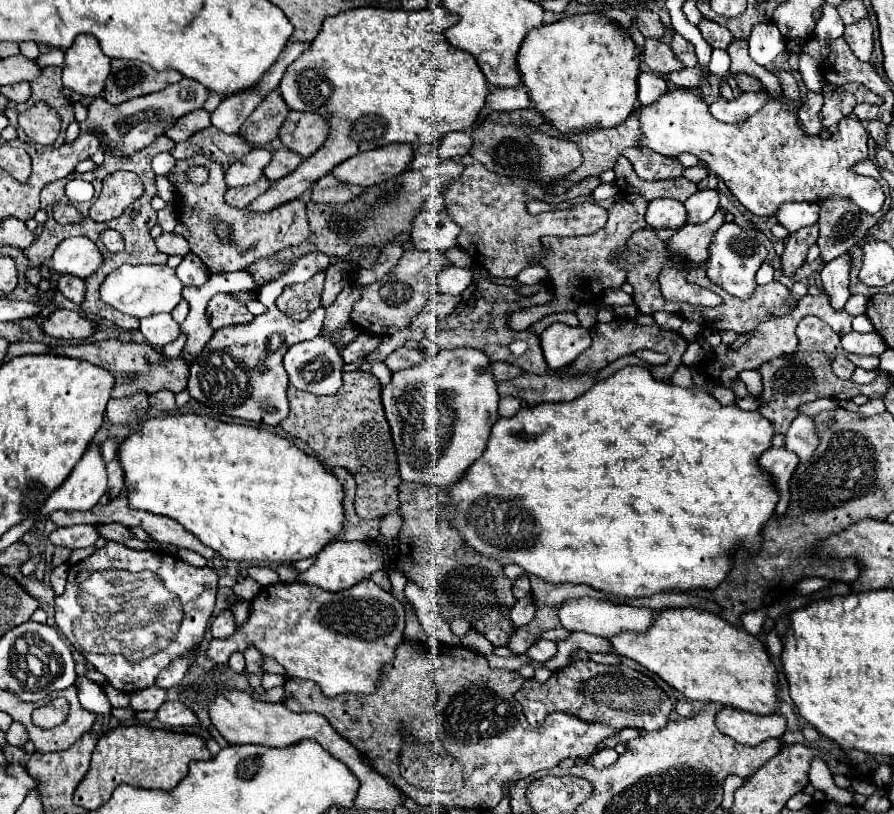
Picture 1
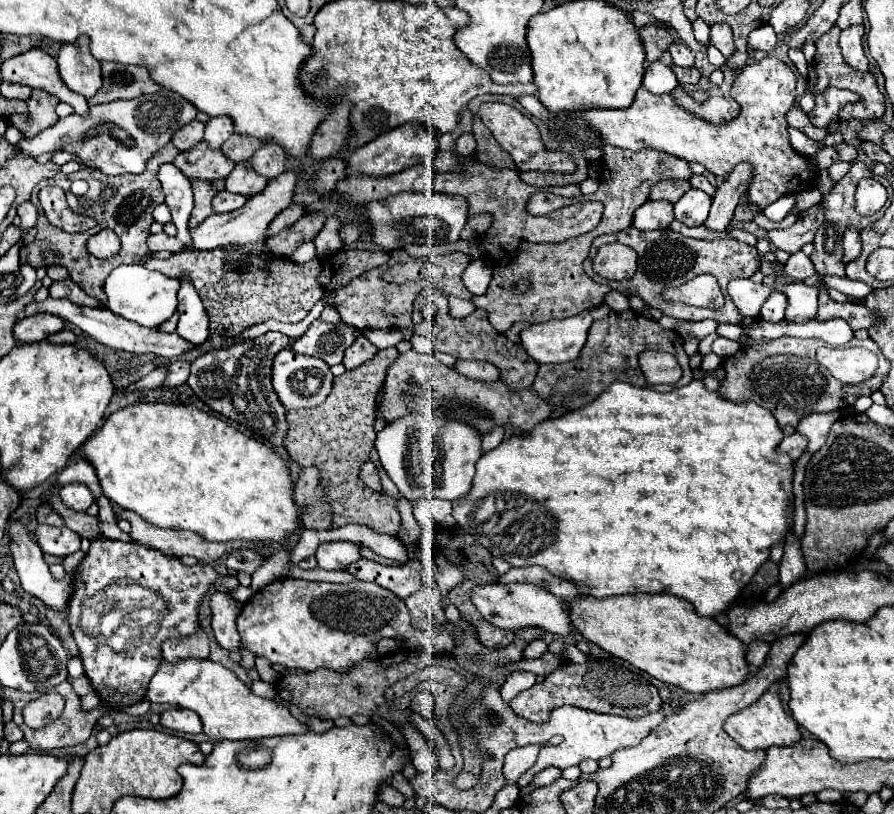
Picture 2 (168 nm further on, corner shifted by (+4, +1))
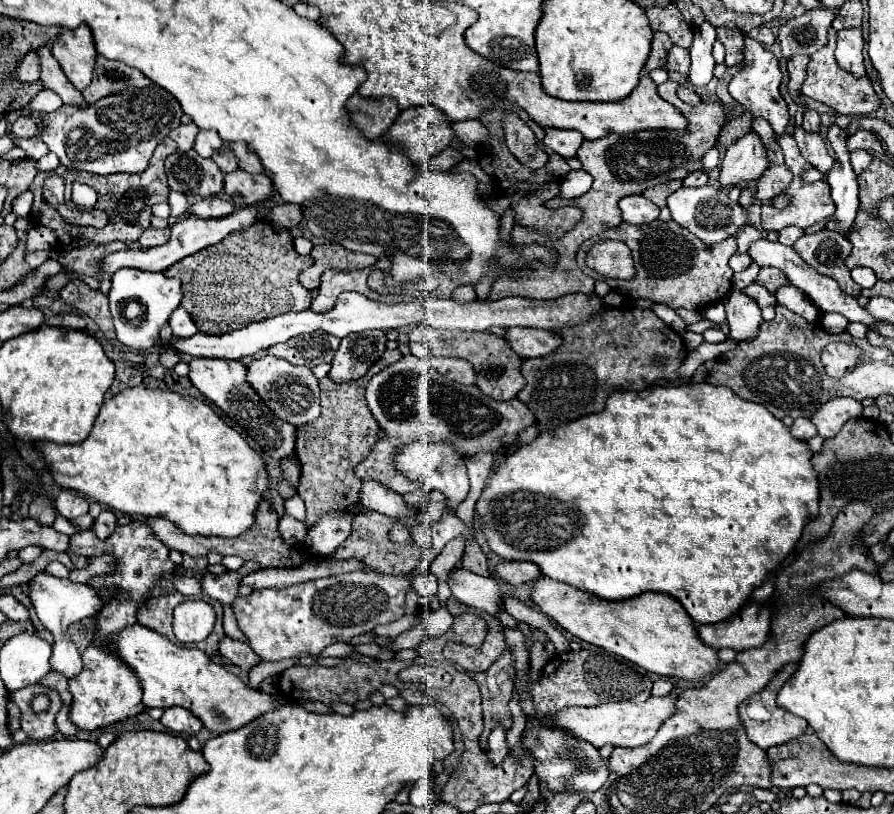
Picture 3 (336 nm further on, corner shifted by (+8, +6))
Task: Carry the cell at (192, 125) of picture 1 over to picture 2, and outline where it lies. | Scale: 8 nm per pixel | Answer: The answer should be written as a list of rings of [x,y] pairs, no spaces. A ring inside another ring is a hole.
[[[190,121],[188,125],[184,125],[174,137],[172,137],[172,143],[180,149],[180,151],[188,151],[192,149],[194,145],[198,145],[202,141],[202,135],[204,135],[204,123],[200,121]]]

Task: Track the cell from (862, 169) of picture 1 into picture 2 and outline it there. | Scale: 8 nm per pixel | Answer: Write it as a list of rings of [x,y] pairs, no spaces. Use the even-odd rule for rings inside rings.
[[[854,161],[852,169],[834,185],[834,191],[830,191],[826,197],[822,197],[822,205],[826,207],[826,221],[822,223],[822,229],[818,229],[816,239],[814,239],[814,253],[810,255],[810,261],[814,265],[816,271],[820,271],[820,275],[838,275],[844,277],[844,249],[842,249],[842,233],[846,229],[846,225],[858,225],[858,229],[864,229],[866,225],[870,225],[870,221],[874,221],[872,217],[864,217],[860,213],[854,211],[856,203],[854,203],[854,193],[856,187],[862,179],[870,177],[870,169],[862,163],[862,161]]]

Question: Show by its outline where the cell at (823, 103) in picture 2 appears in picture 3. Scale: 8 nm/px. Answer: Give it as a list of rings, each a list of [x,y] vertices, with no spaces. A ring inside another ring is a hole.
[[[806,110],[802,128],[808,130],[808,132],[818,132],[818,128],[820,128],[820,114],[816,110]]]

